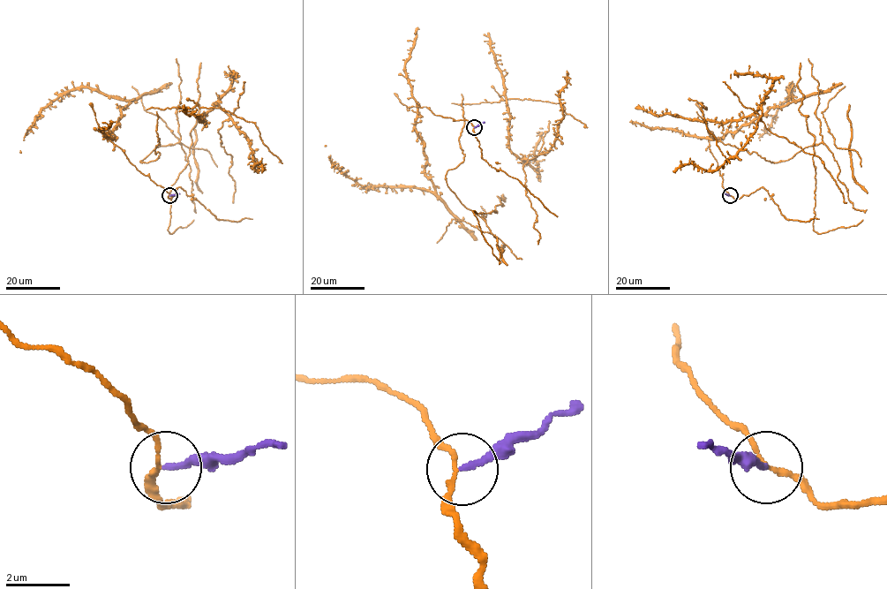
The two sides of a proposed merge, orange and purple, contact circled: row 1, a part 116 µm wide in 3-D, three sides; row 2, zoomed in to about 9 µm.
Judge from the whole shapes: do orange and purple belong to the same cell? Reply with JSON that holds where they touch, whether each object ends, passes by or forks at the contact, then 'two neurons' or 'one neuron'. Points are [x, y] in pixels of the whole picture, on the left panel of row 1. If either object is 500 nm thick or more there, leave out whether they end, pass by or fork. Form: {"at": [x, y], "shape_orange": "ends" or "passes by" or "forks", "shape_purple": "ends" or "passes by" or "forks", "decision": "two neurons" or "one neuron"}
{"at": [169, 195], "shape_orange": "passes by", "shape_purple": "ends", "decision": "two neurons"}

